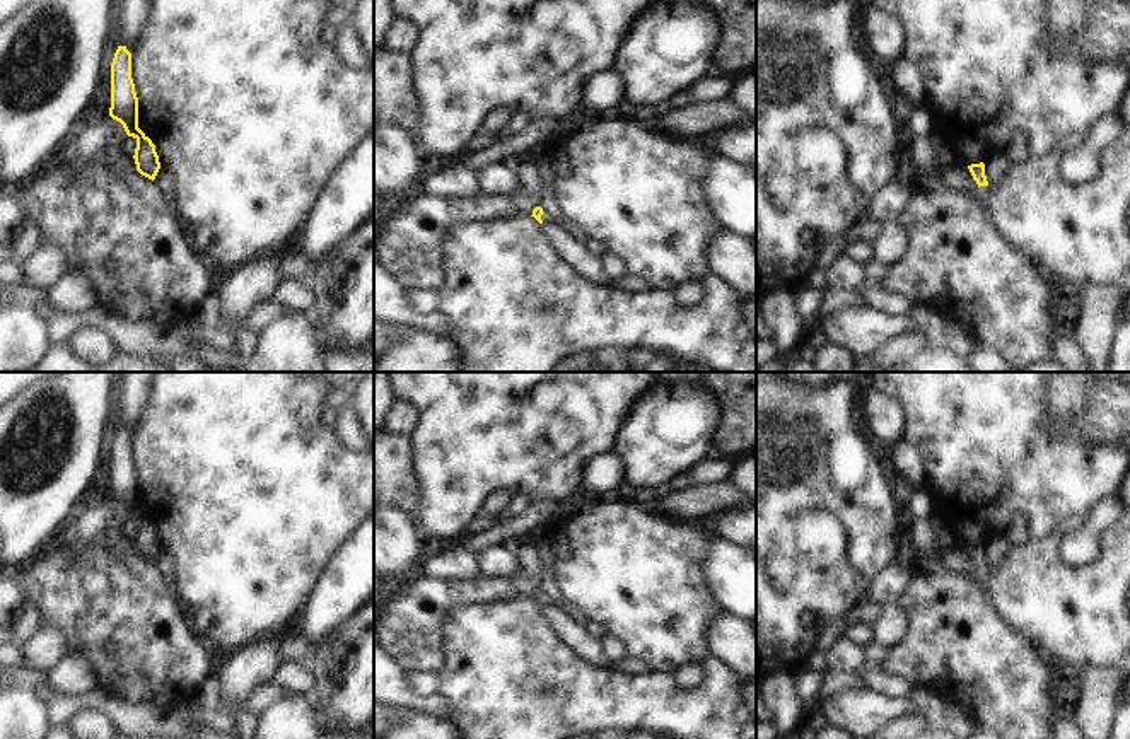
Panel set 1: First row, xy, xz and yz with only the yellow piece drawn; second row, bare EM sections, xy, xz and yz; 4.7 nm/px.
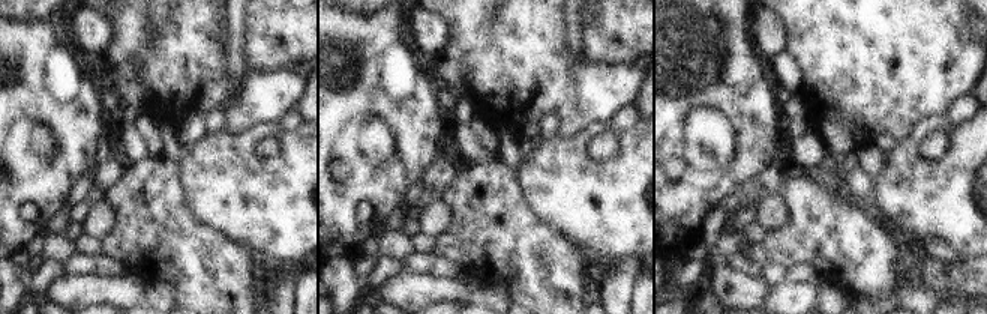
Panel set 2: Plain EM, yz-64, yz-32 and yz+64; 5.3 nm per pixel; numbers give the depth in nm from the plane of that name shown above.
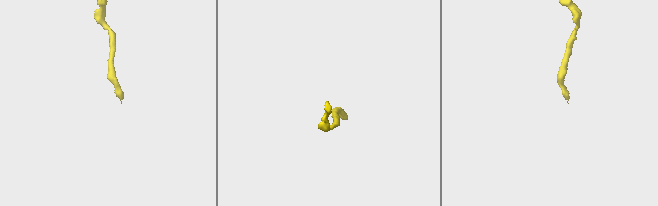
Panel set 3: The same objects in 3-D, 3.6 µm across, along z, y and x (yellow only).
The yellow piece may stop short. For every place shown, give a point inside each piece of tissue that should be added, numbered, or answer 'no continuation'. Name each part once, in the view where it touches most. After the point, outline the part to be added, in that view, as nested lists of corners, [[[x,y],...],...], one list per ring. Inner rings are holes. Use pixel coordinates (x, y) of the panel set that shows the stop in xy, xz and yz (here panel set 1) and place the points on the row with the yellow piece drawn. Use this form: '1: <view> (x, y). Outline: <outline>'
1: yz (984, 193). Outline: [[[980,186],[978,191],[976,191],[976,205],[980,205],[985,212],[985,215],[990,218],[990,196],[992,196],[992,191],[988,186]]]

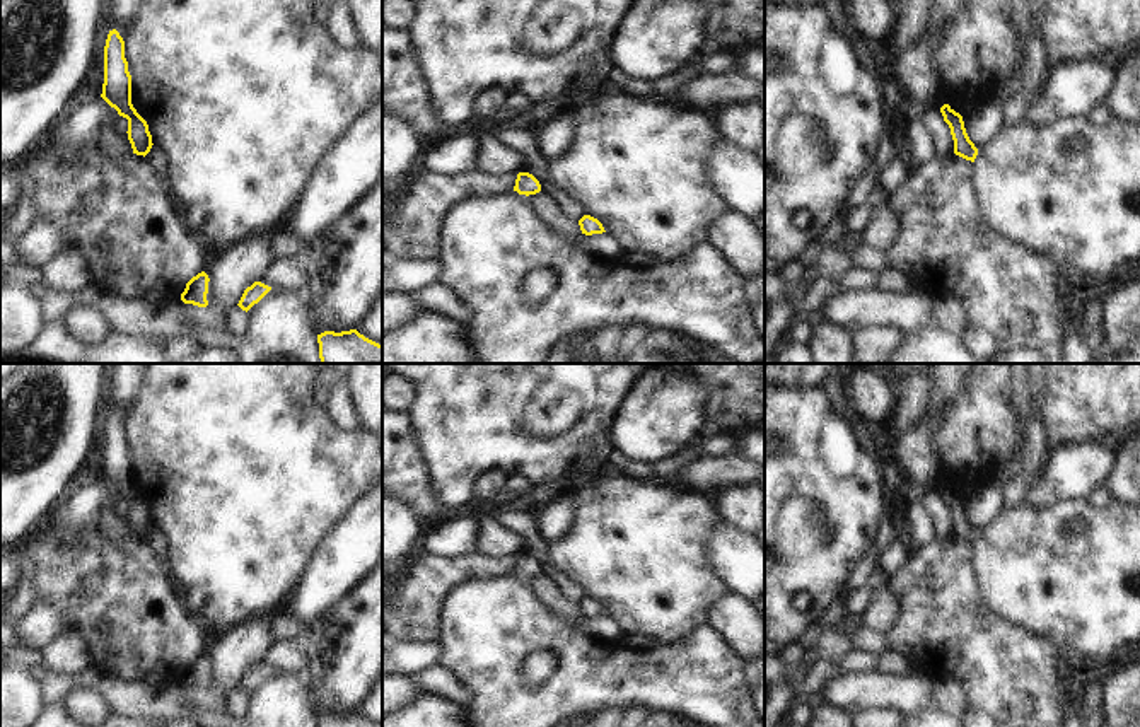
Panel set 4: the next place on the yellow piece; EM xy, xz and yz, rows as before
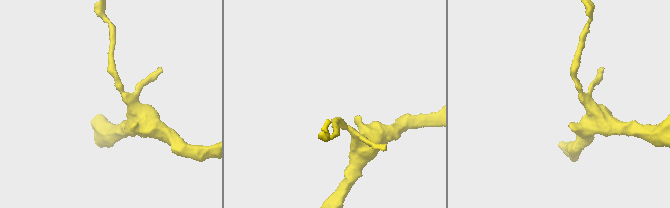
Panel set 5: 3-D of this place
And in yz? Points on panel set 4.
no continuation

